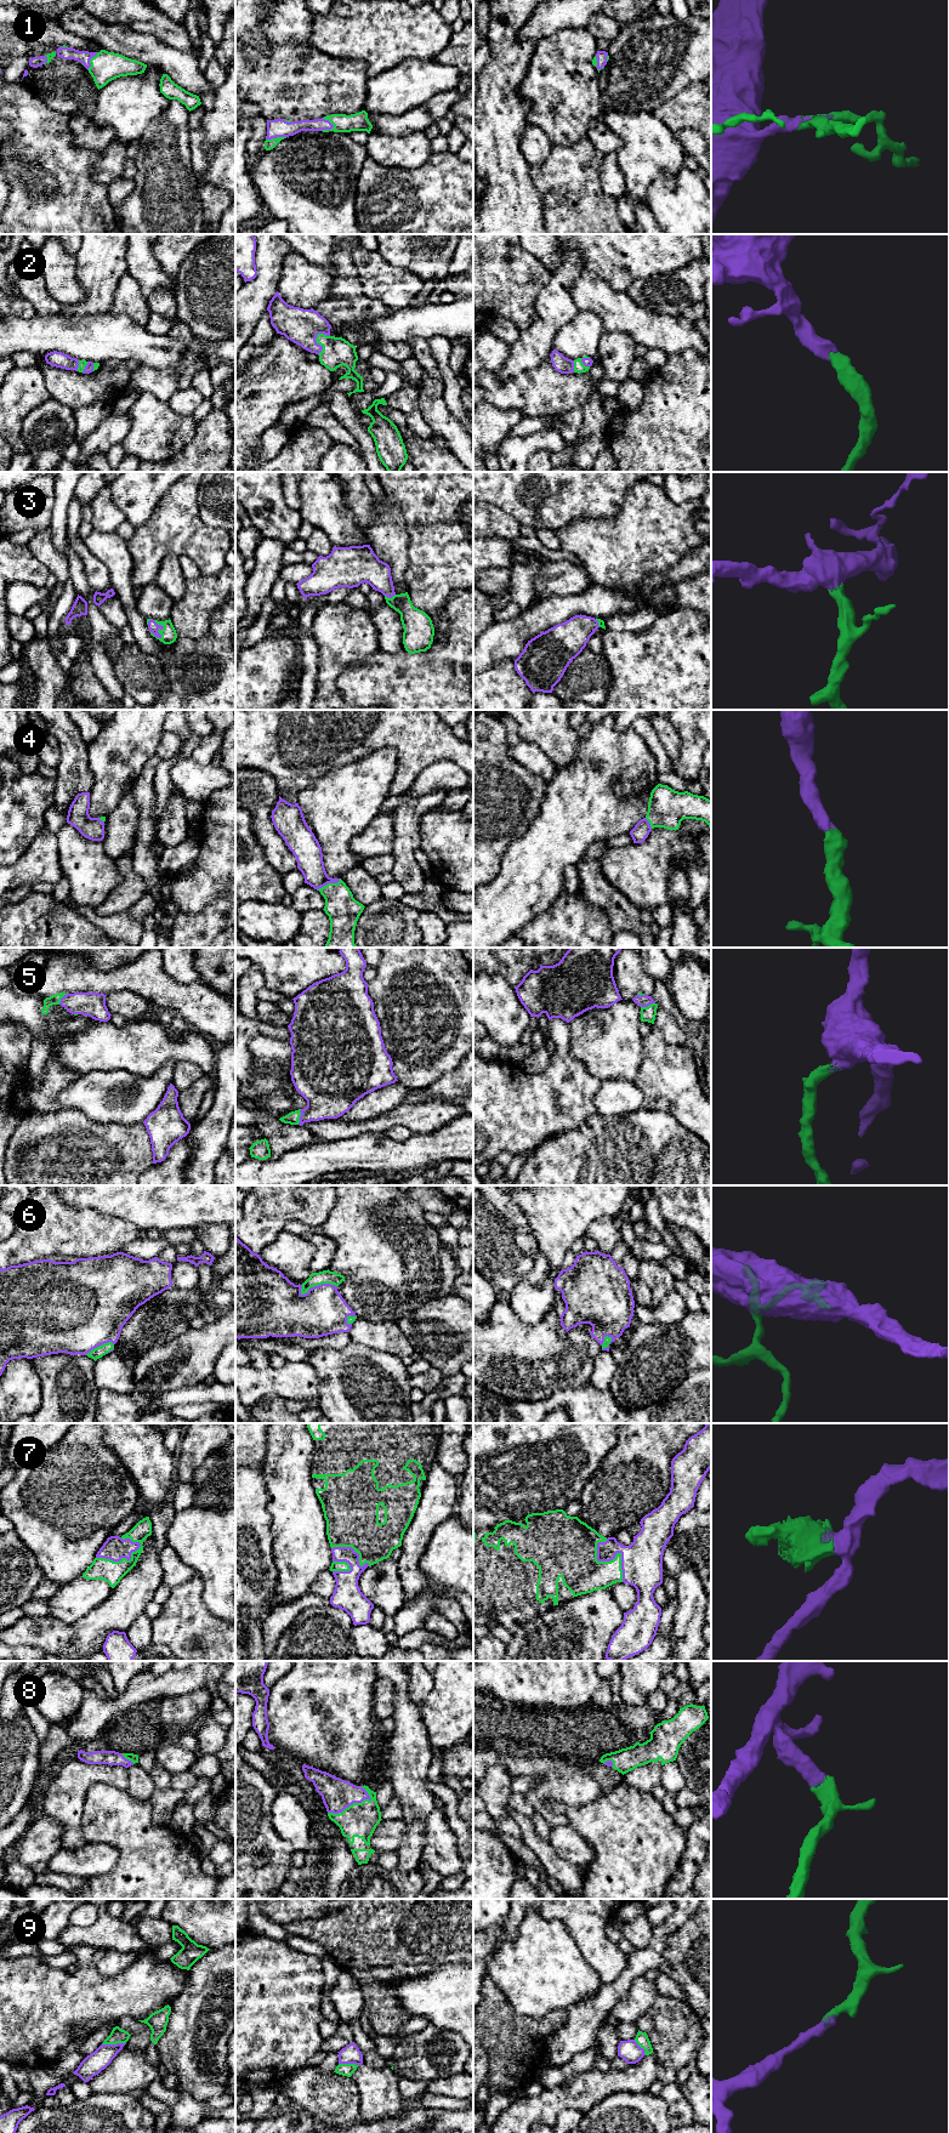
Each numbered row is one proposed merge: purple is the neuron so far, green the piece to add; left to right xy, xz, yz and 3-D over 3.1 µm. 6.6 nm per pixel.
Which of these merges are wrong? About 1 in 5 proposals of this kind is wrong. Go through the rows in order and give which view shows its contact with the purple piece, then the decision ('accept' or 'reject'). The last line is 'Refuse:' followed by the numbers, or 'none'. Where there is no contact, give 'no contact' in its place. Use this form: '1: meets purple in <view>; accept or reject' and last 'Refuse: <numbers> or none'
1: meets purple in xz; accept
2: meets purple in xz; accept
3: meets purple in xy; accept
4: meets purple in xz; accept
5: meets purple in xz; accept
6: meets purple in xz; accept
7: meets purple in yz; accept
8: meets purple in xz; accept
9: meets purple in xy; accept
Refuse: none

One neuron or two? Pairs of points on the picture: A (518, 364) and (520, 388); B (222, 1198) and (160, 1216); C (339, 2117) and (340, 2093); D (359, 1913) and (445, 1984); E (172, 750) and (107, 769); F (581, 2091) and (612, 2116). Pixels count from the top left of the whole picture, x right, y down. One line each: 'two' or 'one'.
A: two
B: one
C: one
D: two
E: two
F: two

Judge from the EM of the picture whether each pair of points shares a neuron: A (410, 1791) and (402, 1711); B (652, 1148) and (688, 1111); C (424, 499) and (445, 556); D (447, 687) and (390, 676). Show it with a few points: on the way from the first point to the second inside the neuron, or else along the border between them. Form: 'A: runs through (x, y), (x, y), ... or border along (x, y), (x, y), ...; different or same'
A: runs through (409, 1772), (409, 1730); same
B: border along (652, 1110), (669, 1111), (698, 1137); different
C: runs through (438, 513), (445, 525), (445, 541); same
D: runs through (432, 687), (412, 687), (404, 683); same

